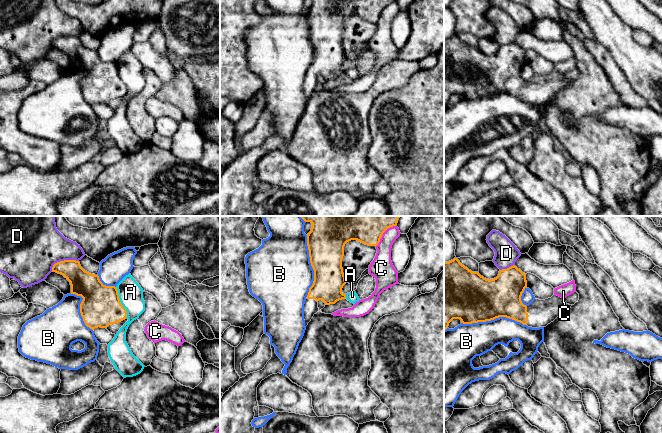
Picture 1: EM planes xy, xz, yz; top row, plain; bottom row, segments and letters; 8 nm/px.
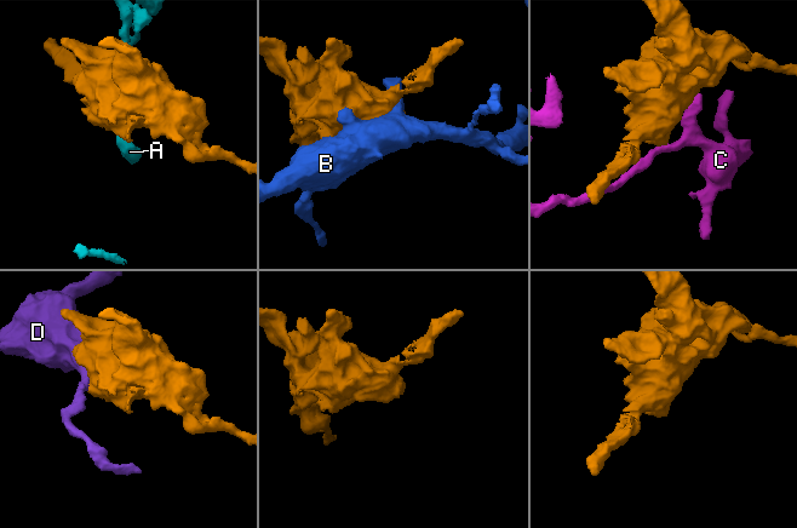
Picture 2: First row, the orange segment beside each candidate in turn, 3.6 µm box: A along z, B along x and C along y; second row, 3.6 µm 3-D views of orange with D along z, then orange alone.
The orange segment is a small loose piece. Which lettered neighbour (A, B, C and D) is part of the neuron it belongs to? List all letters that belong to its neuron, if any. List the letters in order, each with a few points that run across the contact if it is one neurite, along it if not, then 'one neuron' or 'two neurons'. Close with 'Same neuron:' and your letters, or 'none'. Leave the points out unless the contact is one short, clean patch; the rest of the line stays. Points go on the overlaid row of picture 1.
A: xy (115, 287), (119, 301), (126, 311), (126, 317) | two neurons
B: two neurons
C: two neurons
D: two neurons
Same neuron: none

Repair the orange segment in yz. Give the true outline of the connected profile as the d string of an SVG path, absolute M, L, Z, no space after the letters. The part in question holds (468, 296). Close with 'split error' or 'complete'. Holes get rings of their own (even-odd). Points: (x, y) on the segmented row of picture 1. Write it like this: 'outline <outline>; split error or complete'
outline M457 258L444 262L444 330L453 319L460 319L463 324L472 324L499 317L506 317L532 328L546 327L572 306L557 295L545 300L535 299L526 306L521 301L526 288L526 274L515 265L500 270L496 278L489 280L479 272L469 270Z; split error

